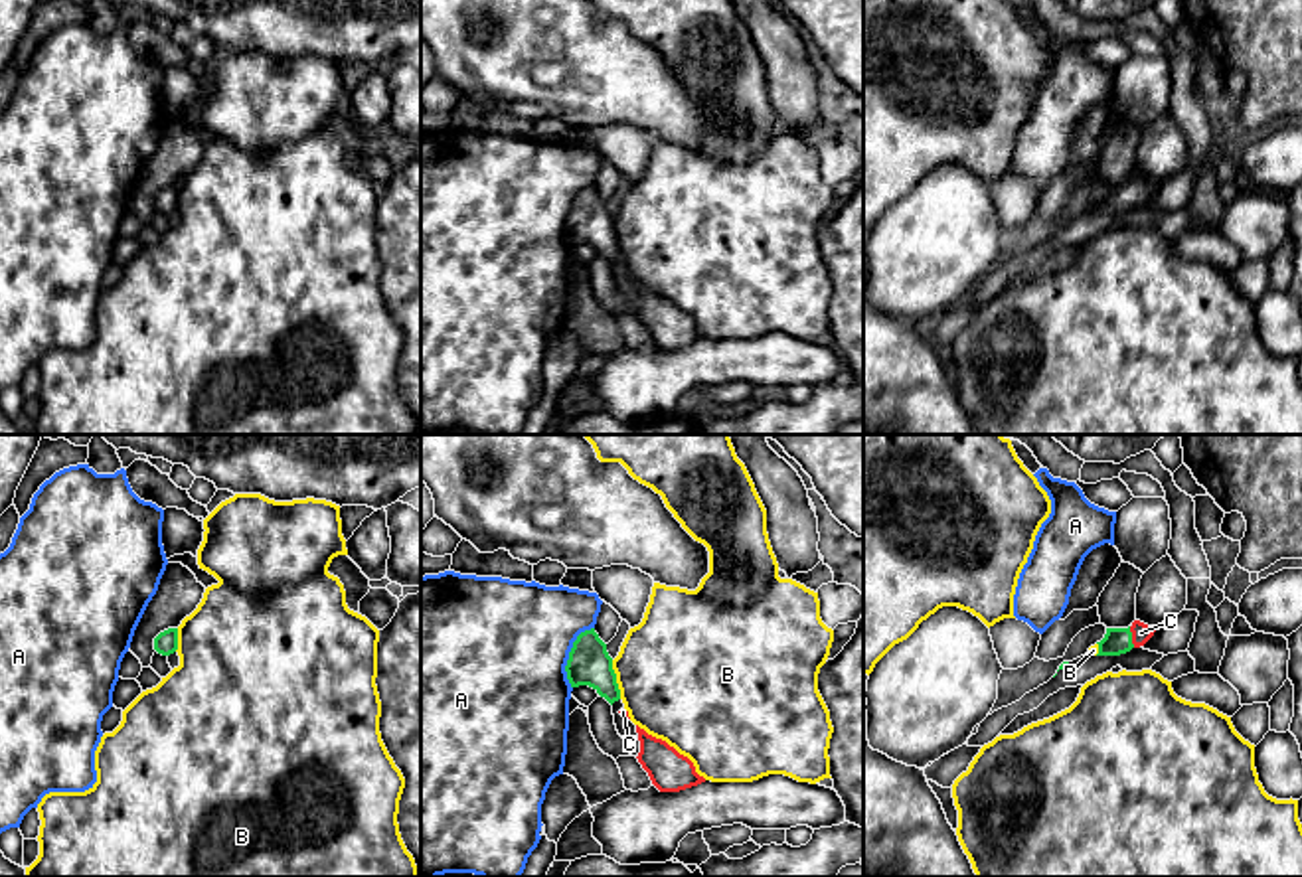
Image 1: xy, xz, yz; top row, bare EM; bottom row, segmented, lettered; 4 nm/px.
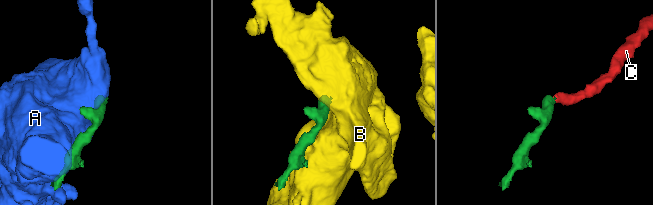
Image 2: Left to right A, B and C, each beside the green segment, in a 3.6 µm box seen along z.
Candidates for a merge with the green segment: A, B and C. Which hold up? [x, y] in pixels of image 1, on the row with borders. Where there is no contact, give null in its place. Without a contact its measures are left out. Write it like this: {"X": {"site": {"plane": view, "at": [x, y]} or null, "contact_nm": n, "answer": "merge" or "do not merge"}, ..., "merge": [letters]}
{"A": {"site": {"plane": "xz", "at": [569, 654]}, "contact_nm": 280, "answer": "do not merge"}, "B": {"site": {"plane": "xz", "at": [615, 680]}, "contact_nm": 170, "answer": "do not merge"}, "C": {"site": {"plane": "yz", "at": [1131, 637]}, "contact_nm": 90, "answer": "merge"}, "merge": ["C"]}

